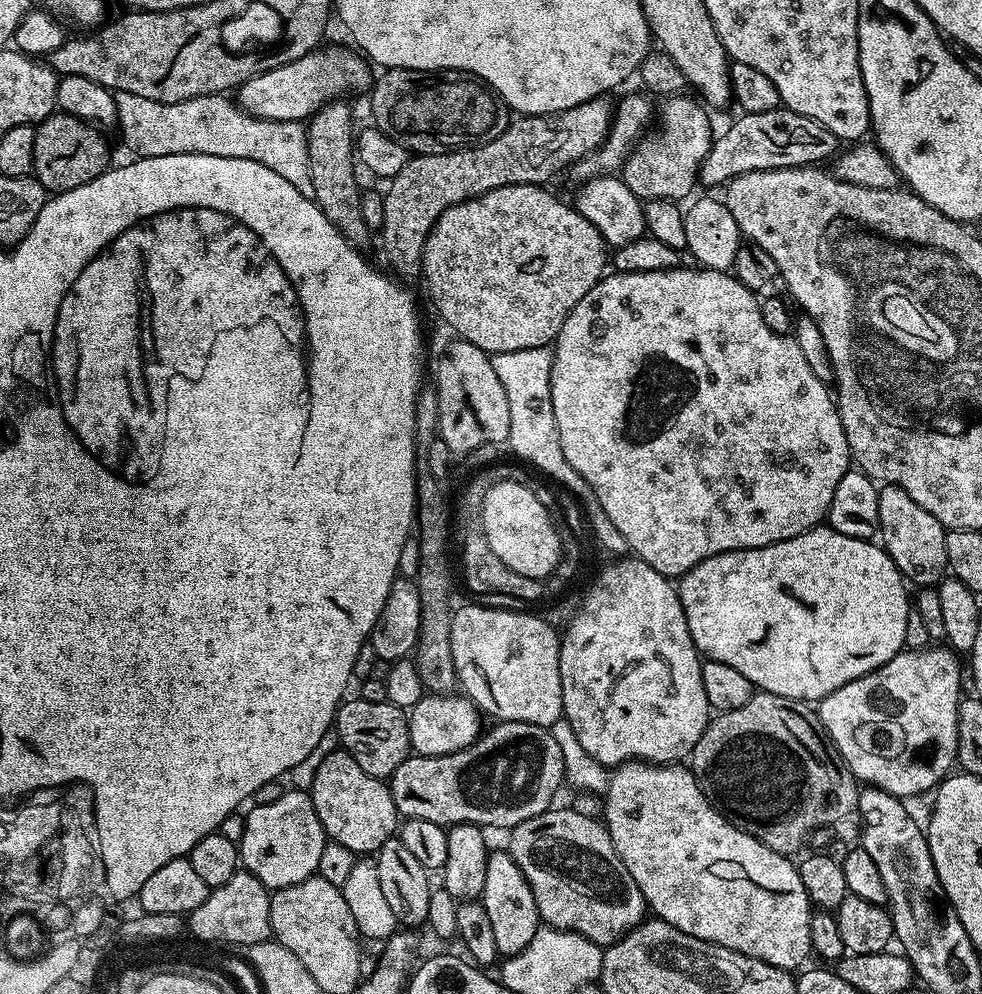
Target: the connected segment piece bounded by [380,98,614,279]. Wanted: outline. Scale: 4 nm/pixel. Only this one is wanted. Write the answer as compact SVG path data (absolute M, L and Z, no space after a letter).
M608 98L587 100L570 110L555 112L549 116L520 116L513 119L504 132L497 132L491 140L471 148L457 148L447 152L423 153L411 157L406 166L389 181L383 202L382 250L393 268L406 278L421 275L425 239L445 210L452 205L478 198L490 190L498 190L507 184L539 184L556 176L560 171L571 169L579 160L585 160L598 148L604 147L614 117L613 101Z

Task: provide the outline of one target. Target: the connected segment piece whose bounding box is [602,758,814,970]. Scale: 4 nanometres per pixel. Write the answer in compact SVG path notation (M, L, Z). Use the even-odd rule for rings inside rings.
M640 758L627 760L626 763L617 764L611 769L608 778L608 790L603 800L604 816L602 815L602 820L608 829L610 838L614 842L614 850L618 850L626 870L630 870L630 878L634 878L634 882L638 882L638 890L642 890L644 900L647 901L653 917L662 919L670 926L682 930L682 934L690 934L699 940L705 940L711 944L717 944L723 948L746 954L750 958L758 958L770 966L796 970L804 964L802 963L803 960L810 956L812 952L810 918L814 908L806 894L806 886L802 886L799 867L795 863L791 864L793 861L789 857L782 855L780 852L770 850L770 846L758 842L758 838L754 838L749 832L743 832L742 829L736 827L705 796L704 791L700 788L700 783L696 781L696 776L691 767L685 766L680 762L675 764L650 764Z

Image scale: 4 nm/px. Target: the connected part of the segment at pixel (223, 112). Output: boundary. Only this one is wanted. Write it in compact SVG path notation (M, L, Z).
M117 92L116 119L118 132L136 151L137 157L165 156L166 154L210 154L218 158L242 158L244 161L262 162L262 166L270 166L274 174L286 178L294 190L314 197L314 186L310 176L310 158L308 157L308 129L299 120L263 120L251 116L240 107L235 99L224 94L215 96L199 96L182 102L167 104L154 102L150 98L138 98L138 94Z

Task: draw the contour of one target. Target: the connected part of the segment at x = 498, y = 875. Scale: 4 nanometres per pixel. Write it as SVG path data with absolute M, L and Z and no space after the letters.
M492 850L488 853L482 903L486 915L490 917L490 926L494 929L494 946L498 946L501 957L513 956L530 946L530 938L534 938L534 934L542 926L542 921L538 914L538 906L534 902L534 894L522 870L506 850Z

